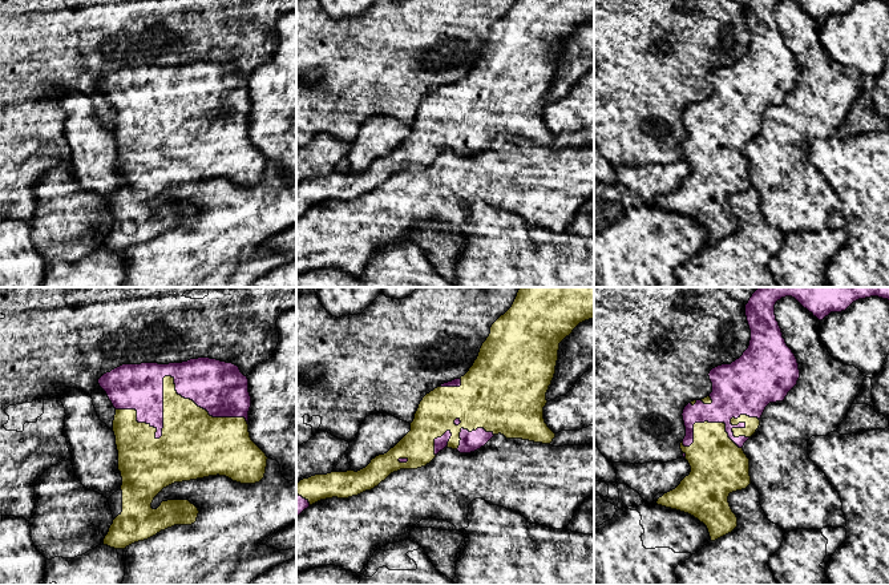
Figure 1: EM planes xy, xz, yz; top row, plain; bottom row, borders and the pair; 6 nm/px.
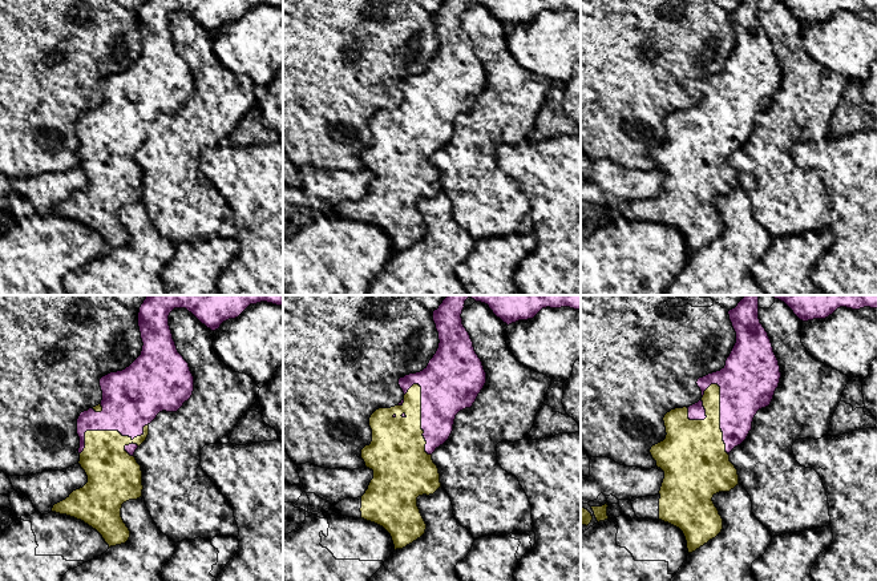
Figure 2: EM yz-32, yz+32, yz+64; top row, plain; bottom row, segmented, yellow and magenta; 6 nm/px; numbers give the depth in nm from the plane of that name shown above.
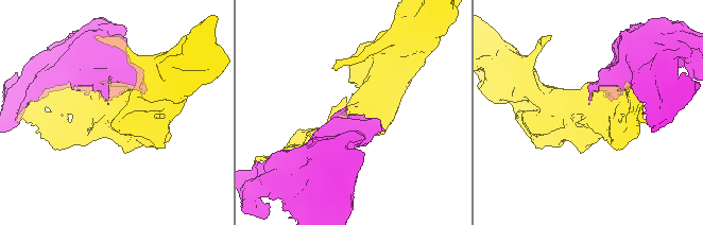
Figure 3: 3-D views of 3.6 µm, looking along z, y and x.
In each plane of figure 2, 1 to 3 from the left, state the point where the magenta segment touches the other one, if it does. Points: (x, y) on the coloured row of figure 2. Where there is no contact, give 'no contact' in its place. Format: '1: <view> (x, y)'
1: yz-32 (108, 431)
2: yz+32 (420, 419)
3: yz+64 (719, 418)

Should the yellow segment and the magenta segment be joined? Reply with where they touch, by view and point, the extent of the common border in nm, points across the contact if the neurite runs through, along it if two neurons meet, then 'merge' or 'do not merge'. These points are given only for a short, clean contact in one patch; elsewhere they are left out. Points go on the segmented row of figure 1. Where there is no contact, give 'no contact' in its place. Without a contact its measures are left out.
meets yellow in xy at (164, 388); contact 800 nm long; merge

